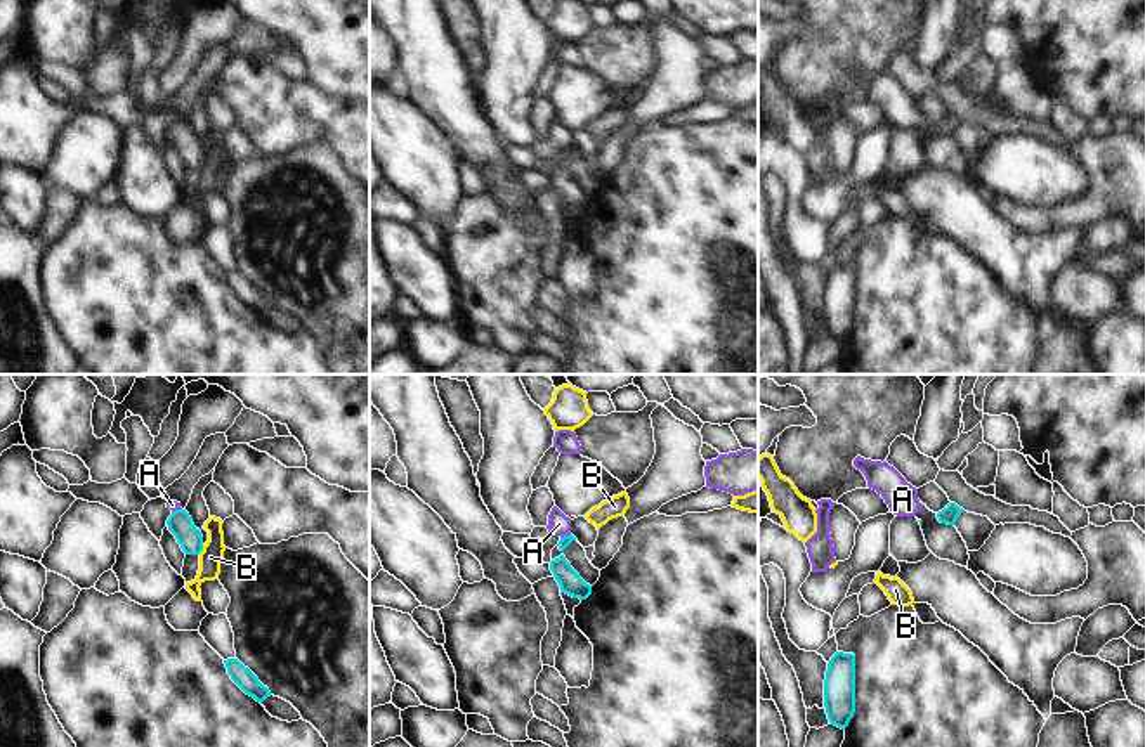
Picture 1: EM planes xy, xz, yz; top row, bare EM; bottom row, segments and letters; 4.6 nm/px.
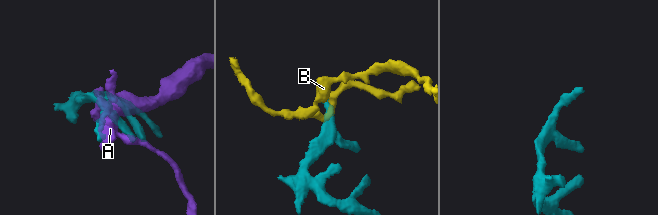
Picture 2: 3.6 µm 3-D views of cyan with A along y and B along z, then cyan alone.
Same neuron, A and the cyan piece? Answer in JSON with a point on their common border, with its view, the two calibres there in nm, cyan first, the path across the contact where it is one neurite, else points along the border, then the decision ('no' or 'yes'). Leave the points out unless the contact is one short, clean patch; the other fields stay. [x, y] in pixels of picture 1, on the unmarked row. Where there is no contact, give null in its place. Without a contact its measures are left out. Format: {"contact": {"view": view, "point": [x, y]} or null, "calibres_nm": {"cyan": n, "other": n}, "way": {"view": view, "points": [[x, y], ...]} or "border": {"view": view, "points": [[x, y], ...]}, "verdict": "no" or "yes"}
{"contact": {"view": "xy", "point": [176, 122]}, "calibres_nm": {"cyan": 120, "other": 50}, "border": {"view": "xy", "points": [[181, 120], [172, 123]]}, "verdict": "no"}

